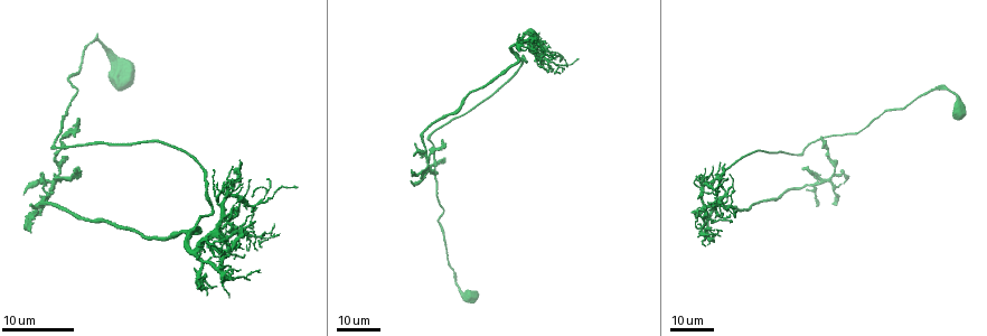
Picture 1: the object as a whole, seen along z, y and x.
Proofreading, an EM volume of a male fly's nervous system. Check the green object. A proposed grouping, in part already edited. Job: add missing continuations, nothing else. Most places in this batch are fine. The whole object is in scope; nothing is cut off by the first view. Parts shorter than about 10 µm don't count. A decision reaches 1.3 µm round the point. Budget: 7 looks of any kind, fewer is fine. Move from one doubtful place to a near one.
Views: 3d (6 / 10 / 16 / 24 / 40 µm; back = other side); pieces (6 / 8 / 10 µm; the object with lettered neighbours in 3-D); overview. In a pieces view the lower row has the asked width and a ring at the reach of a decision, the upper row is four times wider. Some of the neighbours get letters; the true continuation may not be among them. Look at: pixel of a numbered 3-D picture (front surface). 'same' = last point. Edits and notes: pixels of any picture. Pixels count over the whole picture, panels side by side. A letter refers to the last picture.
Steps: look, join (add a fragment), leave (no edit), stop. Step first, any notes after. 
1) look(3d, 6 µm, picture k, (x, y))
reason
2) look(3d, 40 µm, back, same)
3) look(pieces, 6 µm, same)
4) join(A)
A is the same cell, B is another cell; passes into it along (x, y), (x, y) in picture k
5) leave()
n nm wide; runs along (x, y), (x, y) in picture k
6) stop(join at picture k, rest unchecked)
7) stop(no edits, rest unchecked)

look(3d, 16 µm, picture 1, (575, 59))

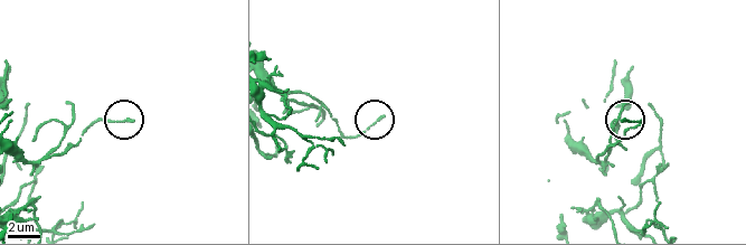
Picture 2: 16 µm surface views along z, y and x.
look(pieces, 6 µm, picture 2, (379, 116))

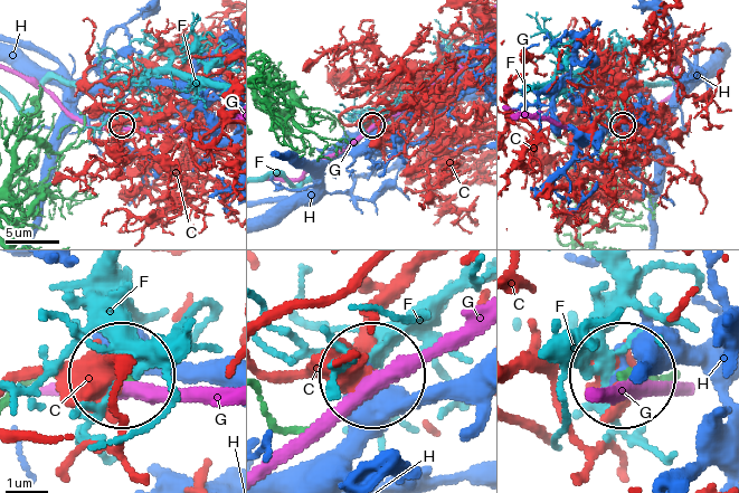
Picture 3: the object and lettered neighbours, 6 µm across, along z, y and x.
leave()
C, F, G and H are other cells; none of them fits

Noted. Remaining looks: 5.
look(3d, 16 µm, picture 1, (701, 198))
branch stops here

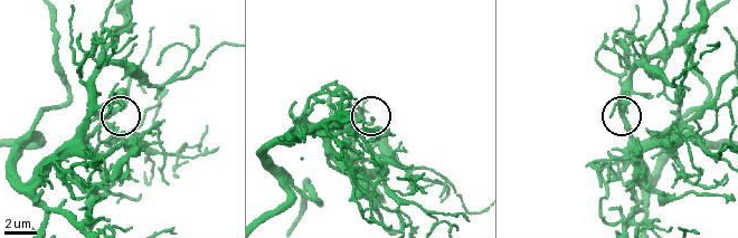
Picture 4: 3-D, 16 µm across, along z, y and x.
look(3d, 6 µm, picture 4, (371, 120))
closer look

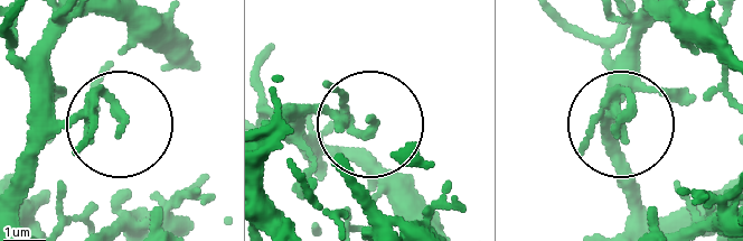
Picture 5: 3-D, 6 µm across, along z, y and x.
look(pieces, 6 µm, picture 5, (619, 124))

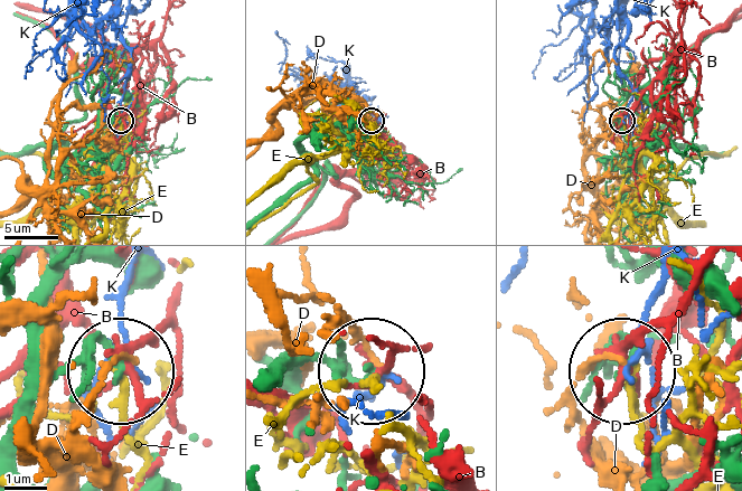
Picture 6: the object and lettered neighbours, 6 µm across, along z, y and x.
leave()
B, D, E and K are other cells; none of them fits

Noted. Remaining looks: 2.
stop(no edits, rest unchecked)

